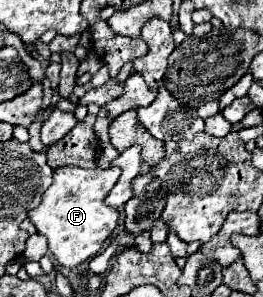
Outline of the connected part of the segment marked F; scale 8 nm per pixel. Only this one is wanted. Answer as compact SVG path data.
M78 166L54 168L54 182L42 194L42 202L28 214L28 220L36 226L38 234L48 238L48 250L54 260L64 268L74 268L94 258L104 240L116 228L118 210L104 206L104 198L120 176L120 168L92 168L84 170Z

